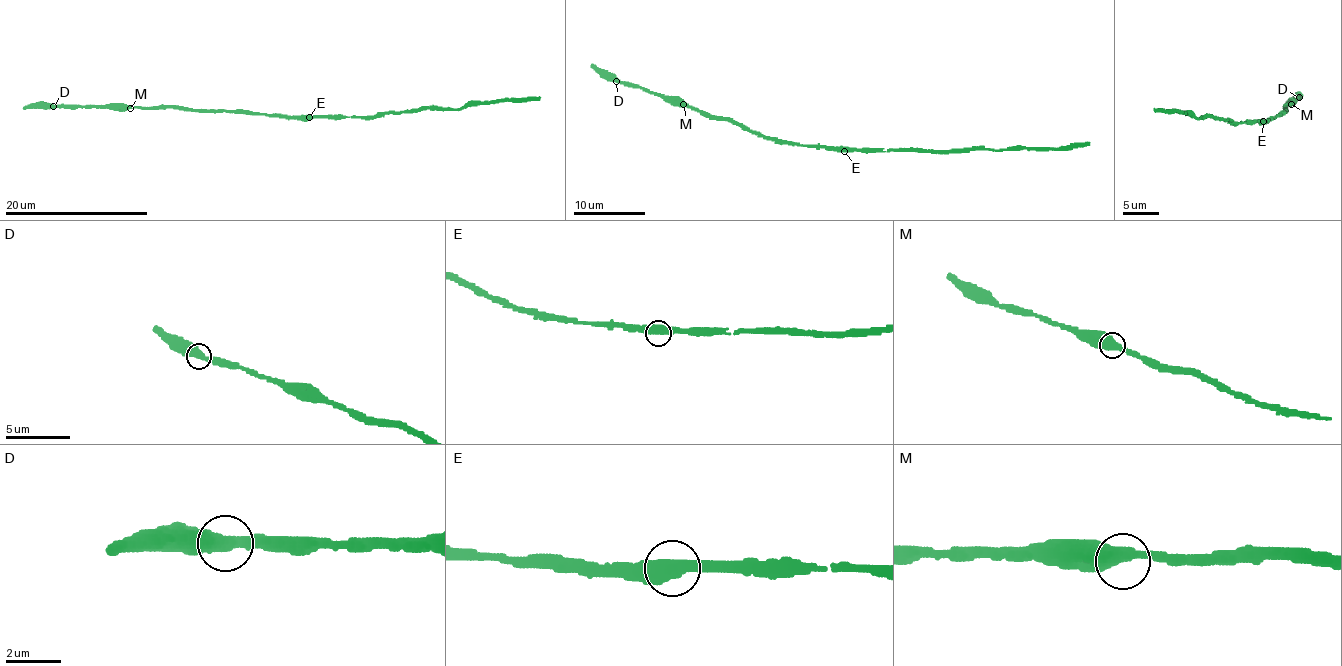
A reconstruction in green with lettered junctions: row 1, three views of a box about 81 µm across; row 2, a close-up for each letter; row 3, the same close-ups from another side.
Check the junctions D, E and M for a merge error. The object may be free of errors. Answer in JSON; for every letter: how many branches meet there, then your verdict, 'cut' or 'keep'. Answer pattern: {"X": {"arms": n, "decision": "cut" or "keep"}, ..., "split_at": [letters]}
{"D": {"arms": 2, "decision": "keep"}, "E": {"arms": 2, "decision": "keep"}, "M": {"arms": 2, "decision": "keep"}, "split_at": []}

